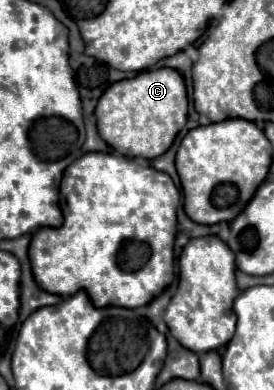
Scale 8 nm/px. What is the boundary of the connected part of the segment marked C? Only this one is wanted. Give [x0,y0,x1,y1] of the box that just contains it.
[95,67,187,159]

